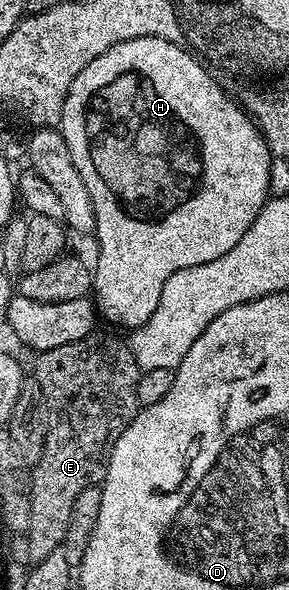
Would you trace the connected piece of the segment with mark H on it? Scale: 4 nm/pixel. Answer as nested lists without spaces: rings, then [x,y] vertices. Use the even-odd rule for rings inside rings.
[[[142,37],[117,43],[109,47],[107,53],[100,55],[98,60],[89,62],[76,79],[79,85],[87,85],[87,89],[99,89],[99,93],[95,93],[95,105],[91,105],[91,141],[95,141],[95,165],[99,165],[99,173],[103,173],[103,177],[107,177],[107,181],[119,189],[119,197],[131,205],[131,210],[137,211],[138,217],[175,213],[175,221],[179,221],[175,229],[183,229],[183,237],[187,237],[187,267],[197,267],[225,255],[225,251],[229,251],[229,247],[233,247],[237,239],[245,235],[247,228],[255,222],[259,209],[269,199],[267,188],[271,185],[273,158],[266,139],[259,132],[259,126],[228,96],[222,84],[200,62],[181,46],[160,37]]]

